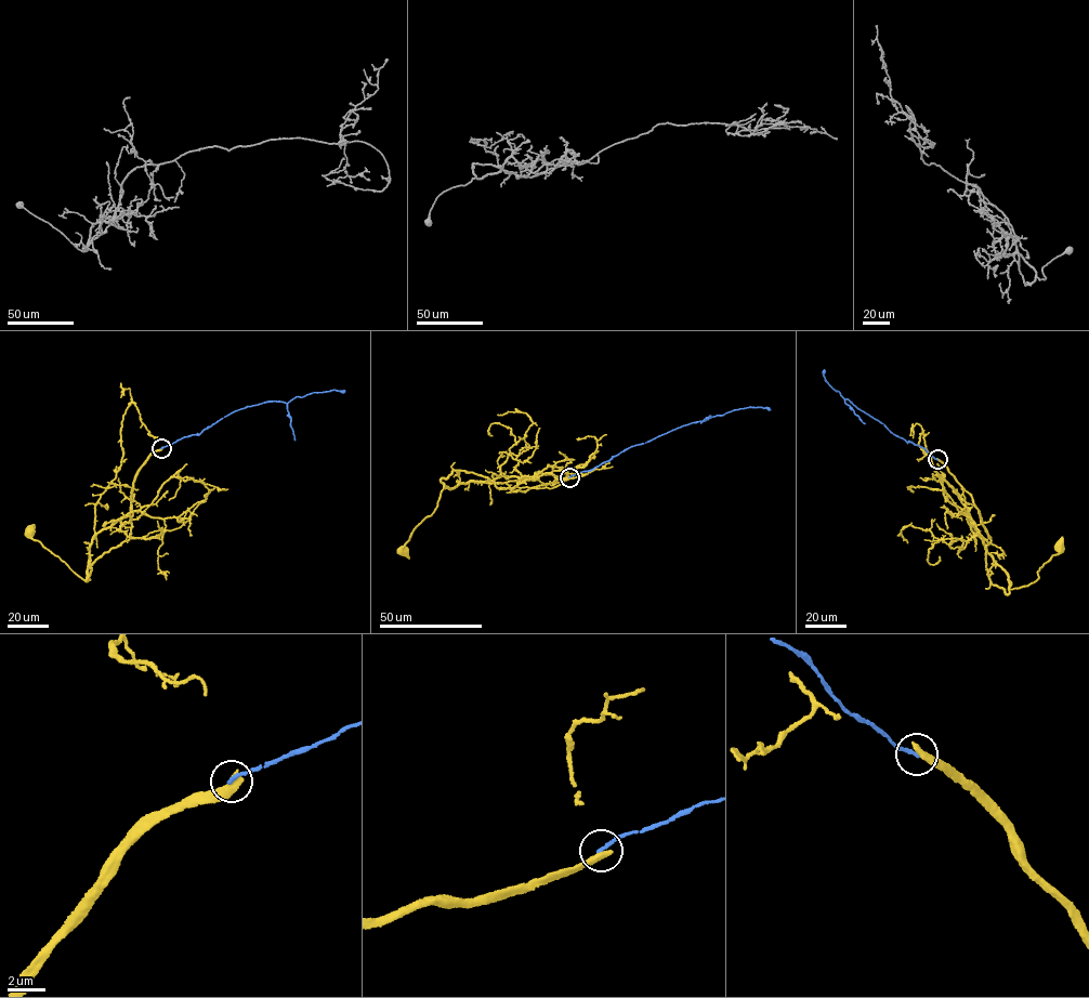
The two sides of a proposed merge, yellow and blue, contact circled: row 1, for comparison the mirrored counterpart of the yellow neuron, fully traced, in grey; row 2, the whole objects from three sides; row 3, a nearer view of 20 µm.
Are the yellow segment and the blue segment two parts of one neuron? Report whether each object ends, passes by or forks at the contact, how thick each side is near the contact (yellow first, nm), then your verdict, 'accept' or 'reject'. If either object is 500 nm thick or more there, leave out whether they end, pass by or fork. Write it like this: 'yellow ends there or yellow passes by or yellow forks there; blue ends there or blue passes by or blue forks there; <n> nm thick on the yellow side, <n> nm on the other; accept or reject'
500 nm thick on the yellow side, 190 nm on the other; reject

